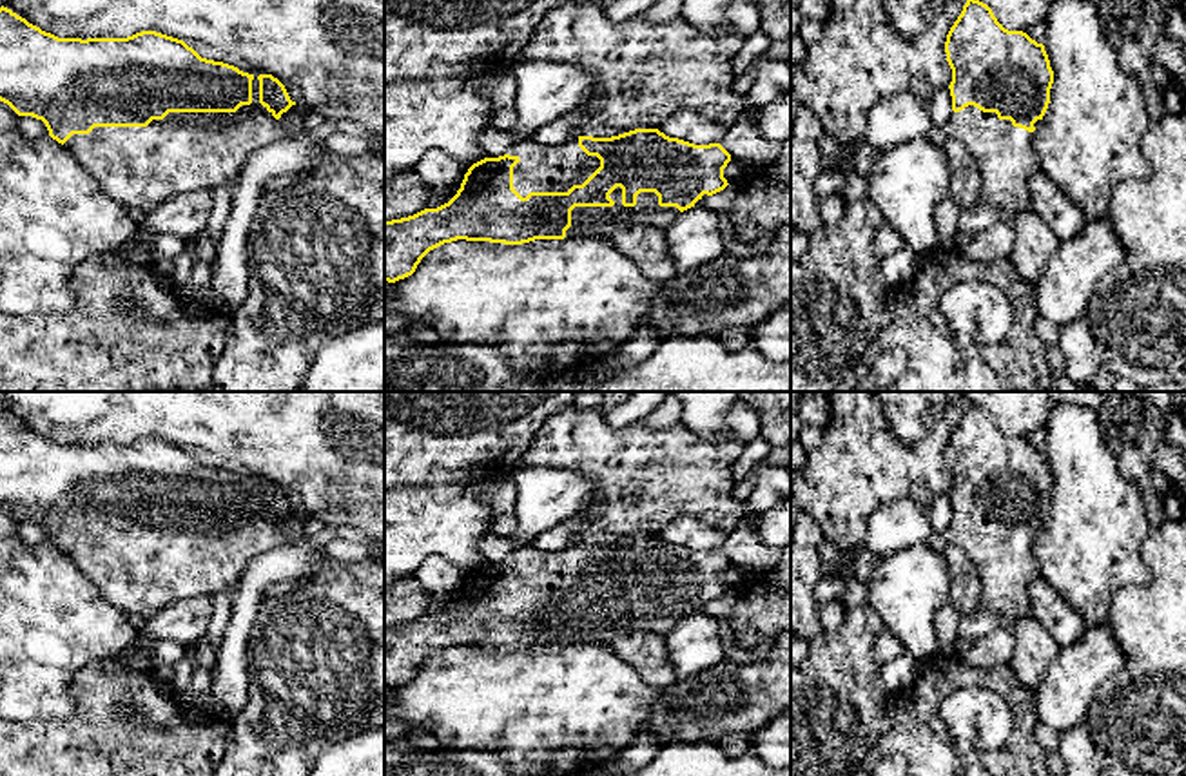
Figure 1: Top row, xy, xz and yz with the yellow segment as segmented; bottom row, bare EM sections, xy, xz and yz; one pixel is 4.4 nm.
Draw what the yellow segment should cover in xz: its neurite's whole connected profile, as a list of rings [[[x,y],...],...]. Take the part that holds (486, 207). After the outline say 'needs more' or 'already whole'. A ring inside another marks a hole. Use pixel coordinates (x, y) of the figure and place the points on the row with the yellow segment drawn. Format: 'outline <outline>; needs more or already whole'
outline [[[635,129],[611,138],[578,136],[560,145],[540,145],[533,140],[519,141],[504,156],[473,163],[448,203],[384,221],[384,281],[395,283],[412,276],[430,250],[457,239],[522,245],[535,239],[608,239],[615,230],[627,225],[667,228],[684,210],[702,207],[707,196],[729,185],[724,178],[729,161],[731,154],[720,143],[695,145],[669,138],[658,129]]]; needs more

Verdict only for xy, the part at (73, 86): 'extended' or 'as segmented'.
extended

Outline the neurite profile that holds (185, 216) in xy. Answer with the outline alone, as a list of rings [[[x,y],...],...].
[[[210,189],[174,196],[143,214],[136,232],[141,230],[147,236],[172,234],[187,241],[205,230],[210,207]]]

